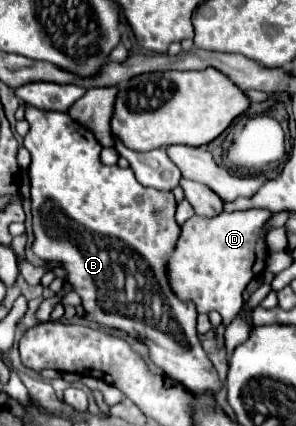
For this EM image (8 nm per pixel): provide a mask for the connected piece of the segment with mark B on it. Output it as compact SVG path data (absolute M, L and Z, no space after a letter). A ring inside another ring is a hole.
M24 104L26 106L26 120L30 124L30 130L28 134L24 136L24 146L28 148L28 152L32 154L32 162L30 162L30 182L32 182L32 188L30 188L30 196L32 196L32 228L34 228L34 244L32 244L32 252L42 258L44 262L58 262L62 264L62 268L66 270L66 276L64 278L54 278L54 282L50 284L50 290L52 292L60 292L64 284L70 284L74 288L74 292L82 298L82 308L84 308L84 318L88 322L96 322L100 326L108 326L108 328L114 328L114 330L122 330L126 332L128 336L132 338L140 338L146 348L150 350L150 360L170 378L178 380L180 384L184 384L190 392L204 392L204 390L210 390L210 392L218 392L222 382L218 380L218 374L212 366L212 362L208 360L202 344L200 344L200 338L196 334L196 308L194 304L190 302L184 302L184 300L178 300L174 296L174 290L170 288L170 280L166 280L166 260L170 258L170 252L174 252L174 244L178 242L178 232L180 232L180 226L176 224L174 220L174 212L176 212L176 200L174 200L174 194L172 192L160 192L160 190L154 190L154 188L144 188L142 184L138 184L138 180L134 178L132 170L130 168L118 168L118 166L104 166L100 162L100 144L98 140L94 138L94 134L86 128L86 126L80 126L76 120L72 120L68 114L62 114L62 112L42 112L38 108L30 108L30 104Z

